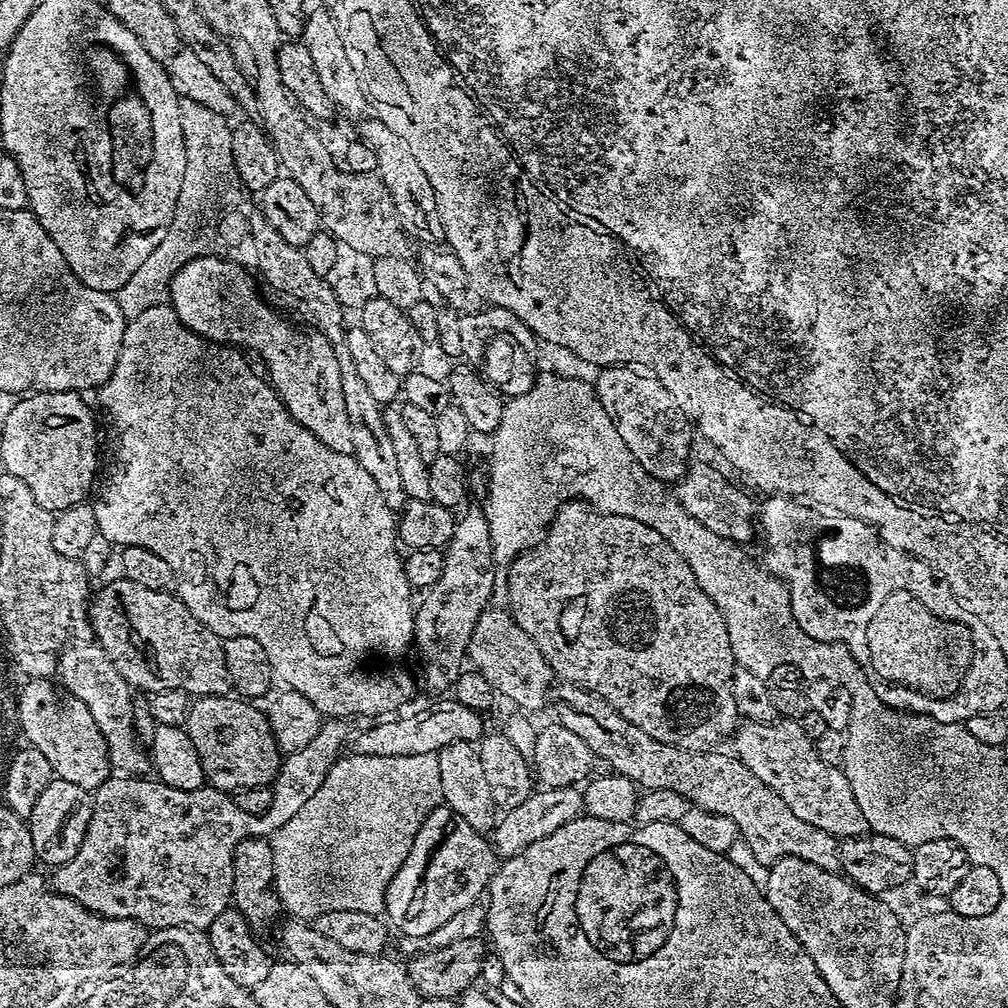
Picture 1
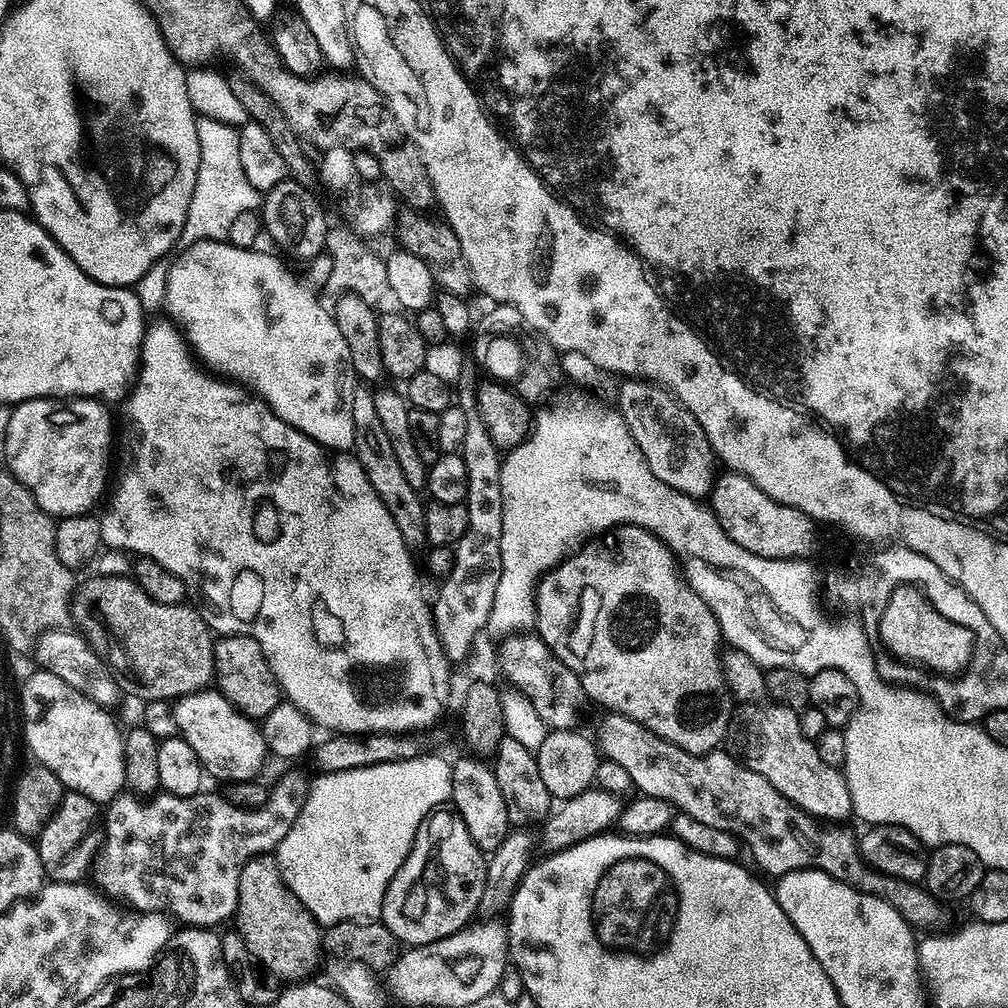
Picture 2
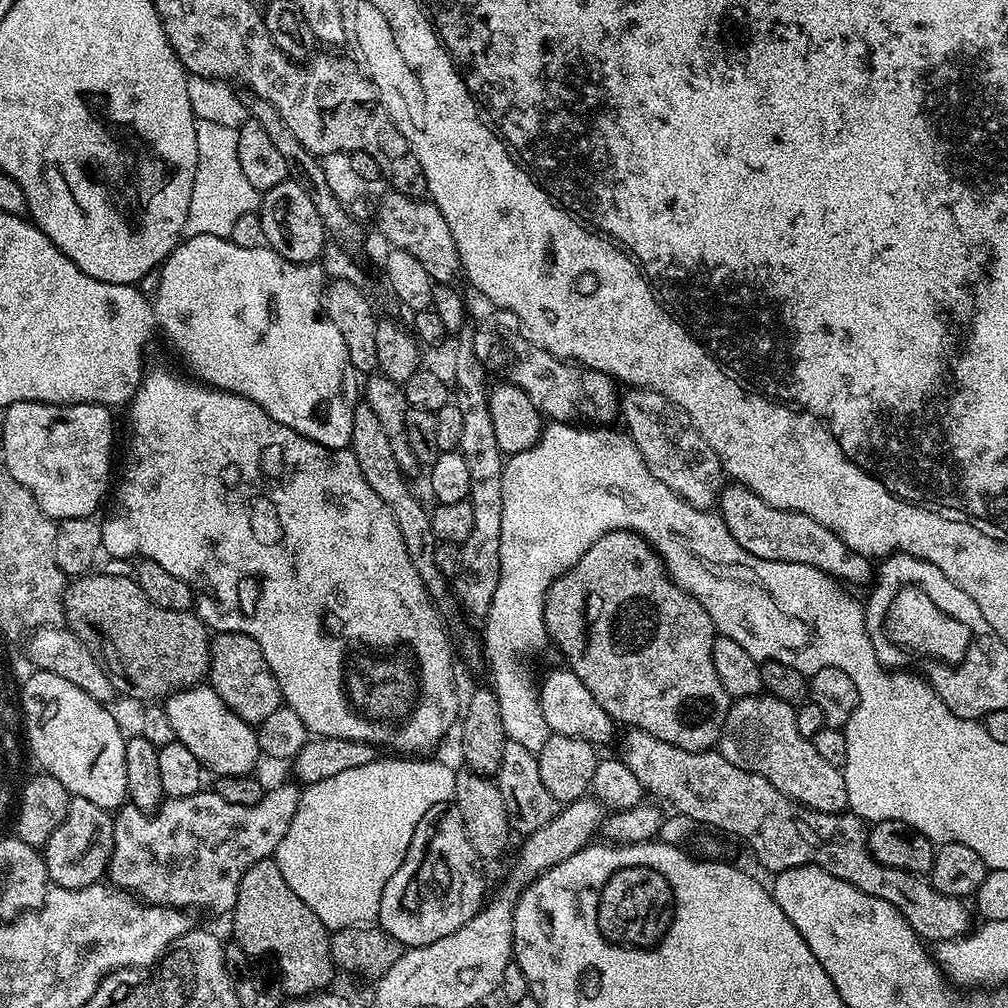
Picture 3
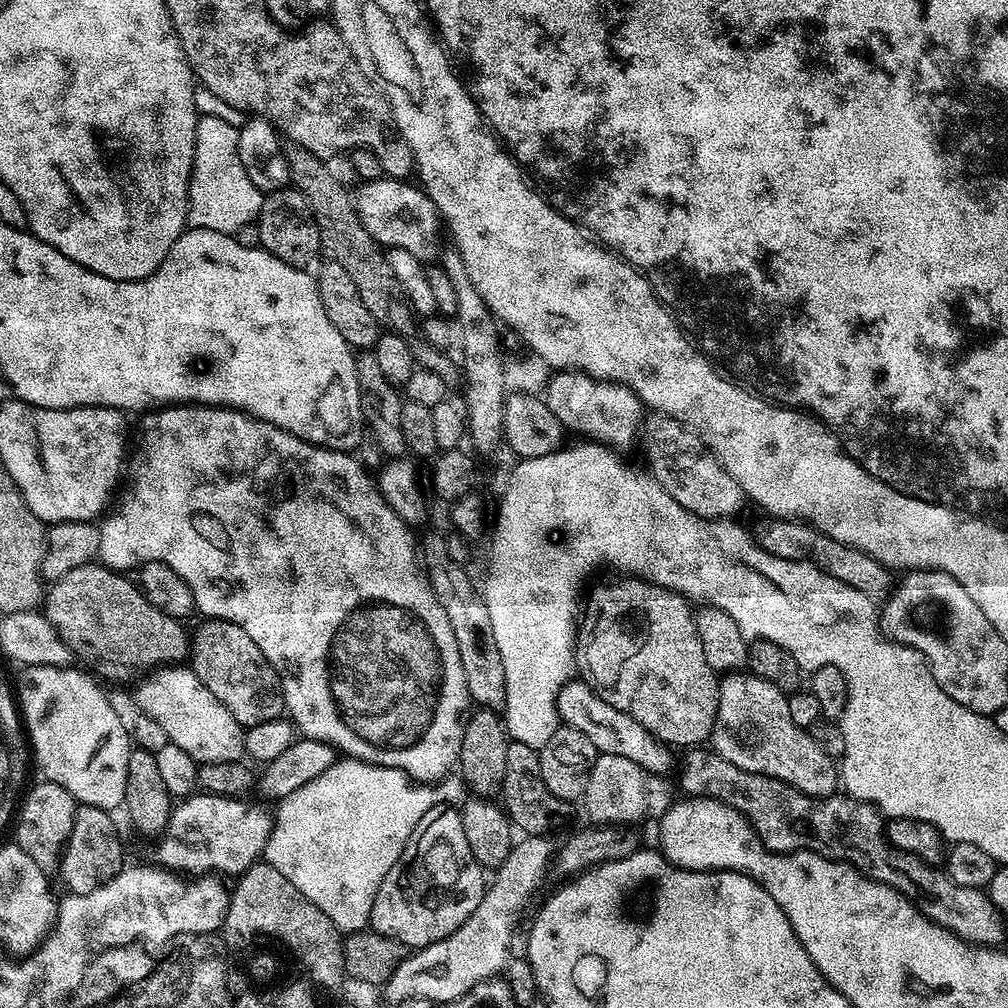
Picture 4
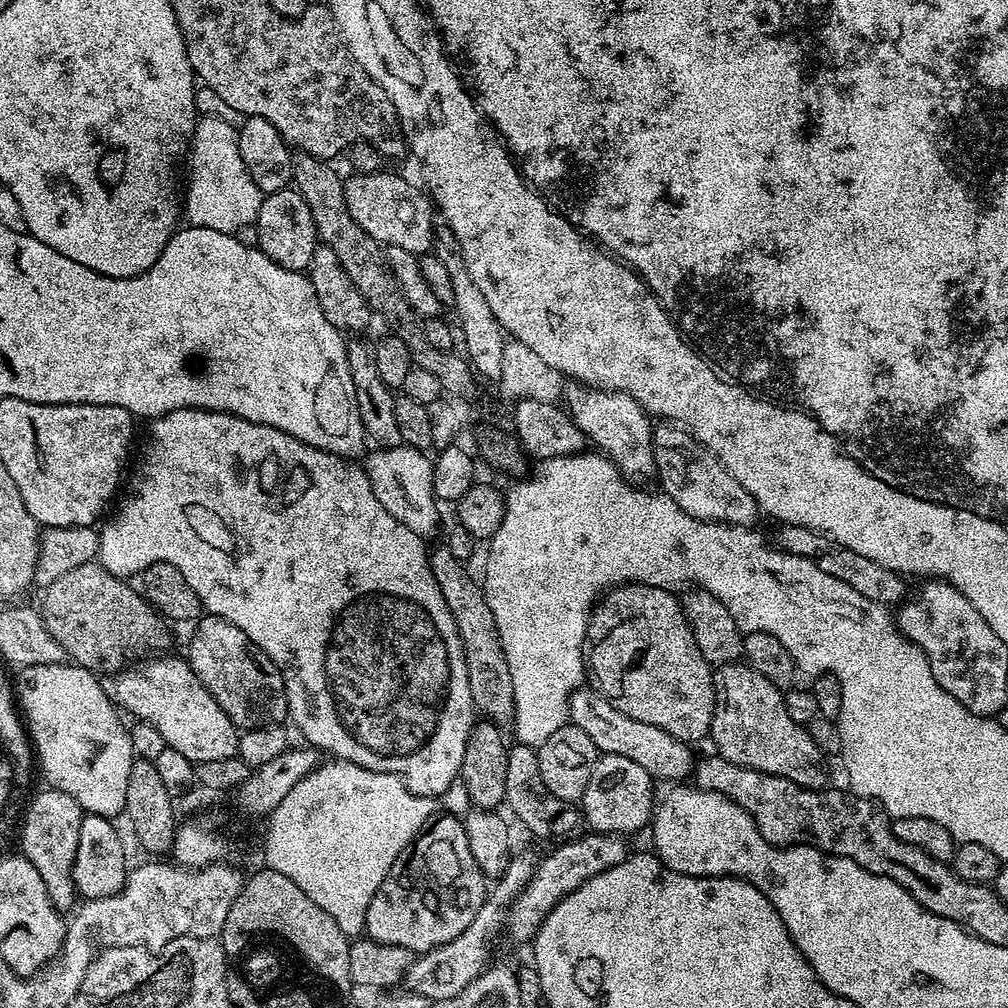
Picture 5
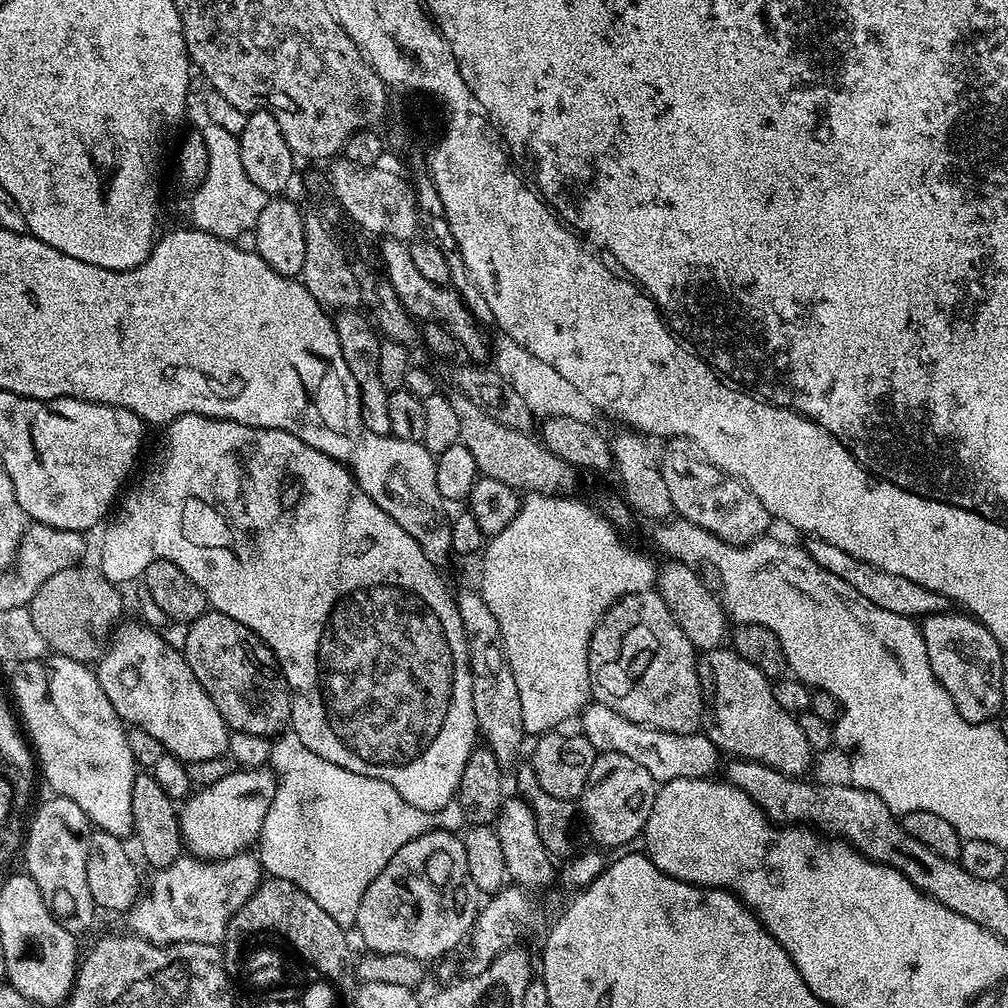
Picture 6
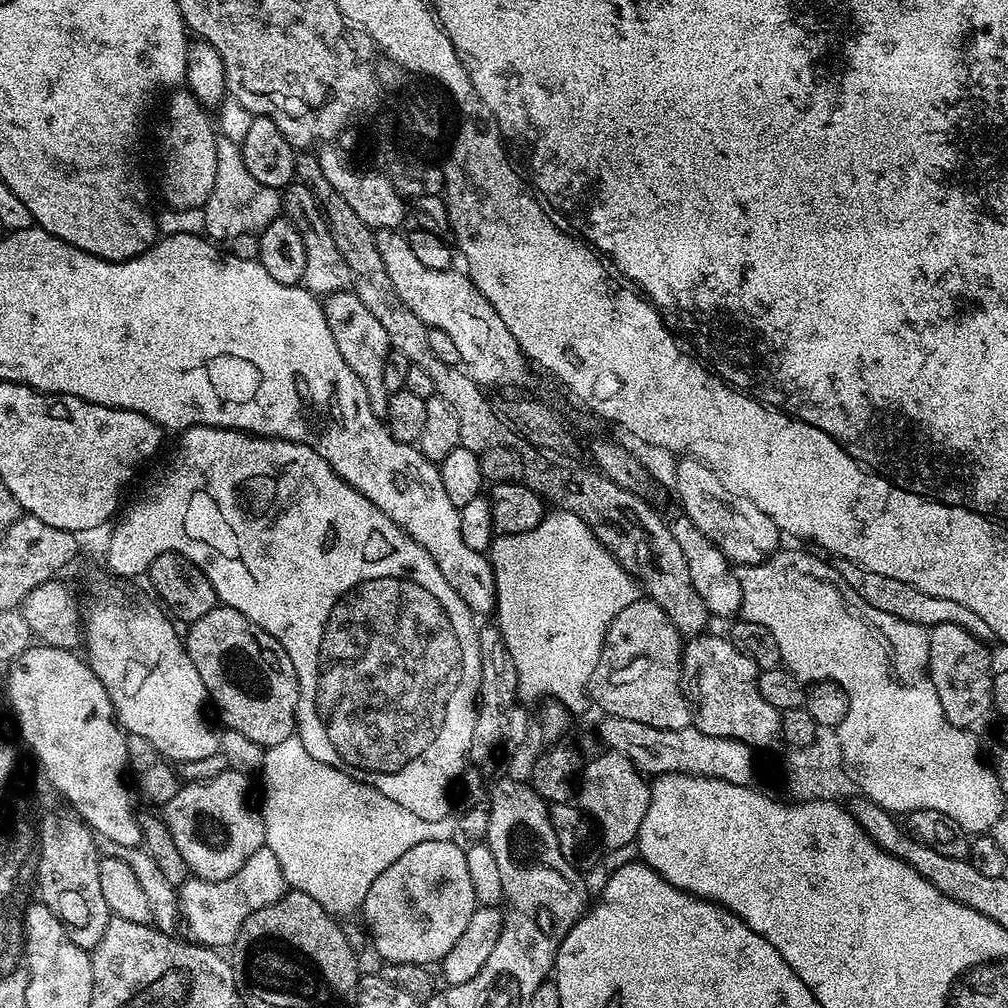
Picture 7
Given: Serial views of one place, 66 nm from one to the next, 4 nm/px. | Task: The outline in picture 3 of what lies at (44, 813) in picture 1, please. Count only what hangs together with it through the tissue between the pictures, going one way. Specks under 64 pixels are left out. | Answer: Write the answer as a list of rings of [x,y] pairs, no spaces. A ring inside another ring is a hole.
[[[72,796],[68,801],[66,818],[50,834],[44,844],[42,855],[48,871],[48,879],[57,888],[89,888],[105,879],[108,863],[112,857],[114,834],[113,813],[102,806],[94,806],[87,798]]]

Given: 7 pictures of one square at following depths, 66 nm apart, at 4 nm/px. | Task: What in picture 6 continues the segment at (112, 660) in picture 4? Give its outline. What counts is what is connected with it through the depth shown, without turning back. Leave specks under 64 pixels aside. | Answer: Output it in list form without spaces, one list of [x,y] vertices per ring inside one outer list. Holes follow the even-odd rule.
[[[77,566],[61,570],[43,582],[30,603],[30,611],[34,618],[34,626],[38,626],[38,634],[48,643],[55,655],[65,656],[74,662],[92,666],[104,655],[114,629],[121,623],[120,615],[124,612],[124,600],[120,597],[121,589],[111,584],[95,567]]]

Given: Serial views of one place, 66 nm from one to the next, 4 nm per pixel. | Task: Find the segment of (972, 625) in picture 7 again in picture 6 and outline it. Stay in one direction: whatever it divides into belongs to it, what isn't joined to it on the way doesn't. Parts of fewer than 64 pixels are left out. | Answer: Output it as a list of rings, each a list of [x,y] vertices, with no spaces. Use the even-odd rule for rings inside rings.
[[[812,538],[807,542],[809,544],[806,544],[806,550],[810,558],[814,558],[814,562],[822,566],[822,570],[830,570],[834,578],[842,578],[846,586],[854,586],[854,590],[858,590],[862,598],[870,598],[870,602],[882,606],[882,610],[890,610],[894,614],[913,618],[949,611],[950,601],[945,596],[934,590],[926,590],[926,586],[918,586],[918,582],[910,582],[910,578],[902,578],[902,574],[886,574],[886,570],[878,570],[862,562],[862,558],[854,558],[854,554],[846,554],[846,550],[838,550],[838,546],[830,546],[830,542],[825,540]]]

